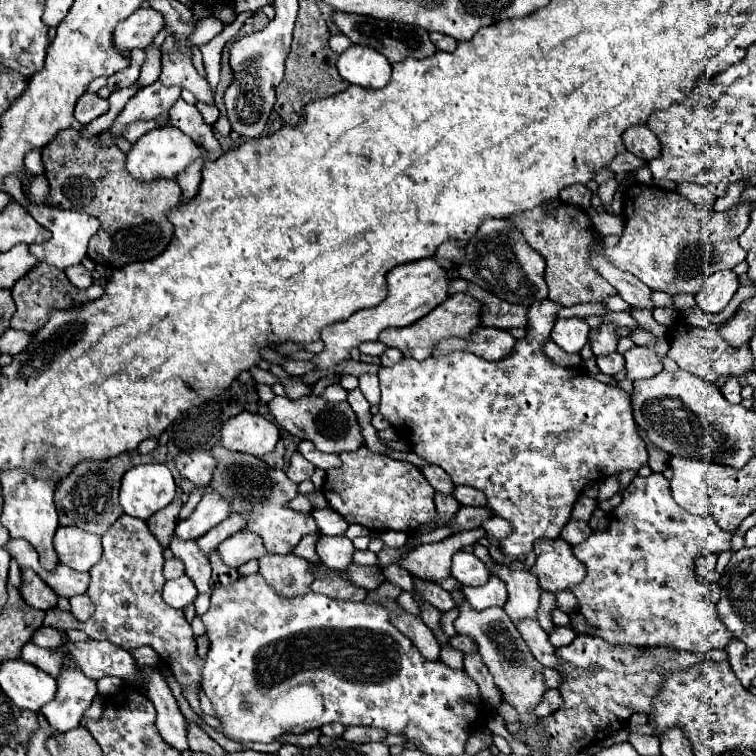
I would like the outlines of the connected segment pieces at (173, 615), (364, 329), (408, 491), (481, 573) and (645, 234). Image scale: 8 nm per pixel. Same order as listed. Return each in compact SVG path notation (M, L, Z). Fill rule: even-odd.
M122 514L102 536L104 554L90 570L88 596L94 602L94 614L82 624L82 630L94 640L108 640L124 650L140 646L154 648L170 666L180 688L196 686L200 690L204 660L196 654L196 640L182 610L170 608L162 600L164 548L148 530L144 520Z
M434 258L414 260L414 262L392 268L388 272L388 298L384 302L380 302L374 308L358 310L348 320L322 328L322 340L326 346L316 356L316 366L324 370L330 366L336 366L338 362L350 358L350 350L354 346L360 346L366 340L378 340L382 330L404 328L404 326L410 326L410 322L420 320L422 316L432 312L438 304L442 304L448 298L448 282L450 282L448 272Z
M366 446L340 454L340 458L344 464L326 472L322 494L326 496L330 508L342 514L348 524L356 522L372 532L412 532L436 518L434 488L414 464L374 454Z
M456 552L452 556L452 576L464 586L480 586L490 578L488 568L472 552Z
M634 182L624 192L624 234L614 248L606 248L606 254L616 266L634 274L652 290L662 290L666 294L696 294L708 274L730 270L746 258L746 251L738 244L738 236L746 230L752 210L754 202L742 202L740 206L732 206L730 210L716 212L688 202L678 192Z

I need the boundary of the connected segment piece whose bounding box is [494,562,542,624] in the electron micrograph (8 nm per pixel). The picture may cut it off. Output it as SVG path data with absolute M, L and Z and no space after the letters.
M494 562L494 574L502 578L508 586L508 602L504 604L504 612L512 618L512 622L520 622L524 618L536 618L538 600L540 600L540 584L538 578L530 570L510 570L510 566L502 566Z

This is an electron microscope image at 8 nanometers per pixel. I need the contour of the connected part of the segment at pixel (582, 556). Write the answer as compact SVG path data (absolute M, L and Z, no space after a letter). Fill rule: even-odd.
M650 474L648 478L636 476L622 492L622 504L616 508L616 518L612 518L608 530L594 532L574 548L574 556L586 566L586 578L574 586L572 592L580 602L580 612L588 620L592 634L608 640L610 644L648 648L666 646L698 652L702 656L706 656L710 648L724 648L732 634L716 614L716 602L720 600L719 585L698 582L694 572L694 562L700 556L700 550L718 552L718 538L722 538L722 550L732 548L732 534L724 532L712 516L694 516L674 502L670 482L662 474Z

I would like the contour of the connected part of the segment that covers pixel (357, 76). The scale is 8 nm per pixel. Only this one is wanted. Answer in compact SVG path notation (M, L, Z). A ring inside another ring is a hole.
M354 44L338 58L338 72L344 80L364 88L384 88L390 80L390 62L376 50Z

